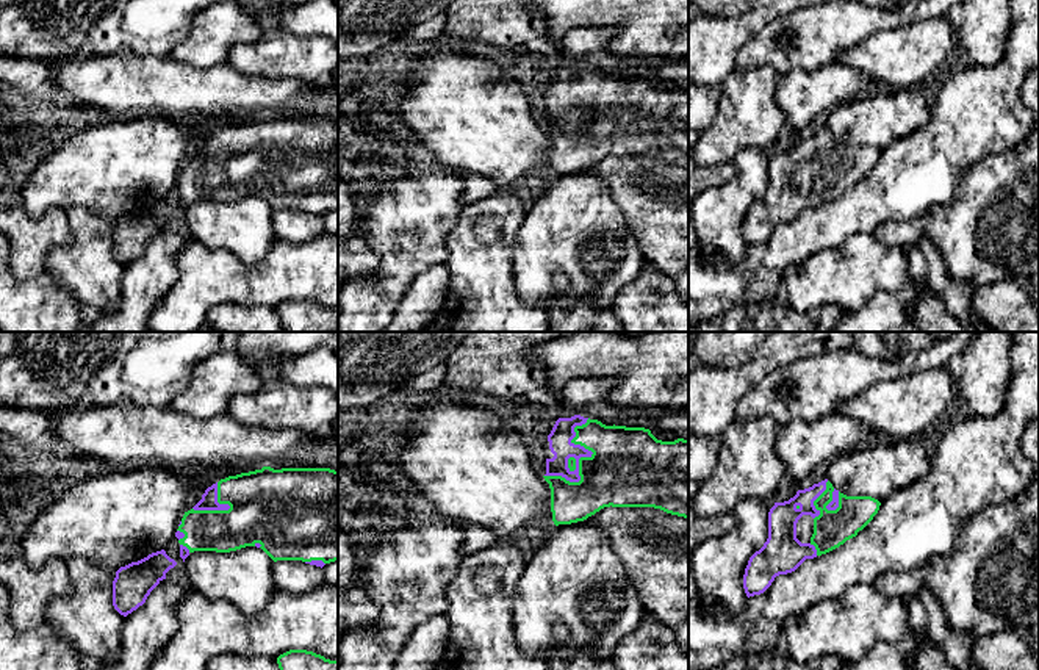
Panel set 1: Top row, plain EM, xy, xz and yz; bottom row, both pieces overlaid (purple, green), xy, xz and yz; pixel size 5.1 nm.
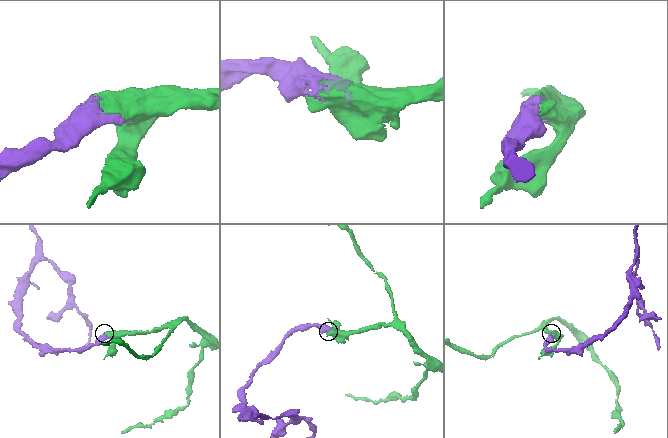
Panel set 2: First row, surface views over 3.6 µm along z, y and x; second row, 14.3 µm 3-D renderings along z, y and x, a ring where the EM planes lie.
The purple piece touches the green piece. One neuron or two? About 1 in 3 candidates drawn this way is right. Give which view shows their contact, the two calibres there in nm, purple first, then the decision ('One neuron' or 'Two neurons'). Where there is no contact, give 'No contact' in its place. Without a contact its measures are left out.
Touches purple in xz. Thickness 120 nm (purple) against 400 nm. One neuron

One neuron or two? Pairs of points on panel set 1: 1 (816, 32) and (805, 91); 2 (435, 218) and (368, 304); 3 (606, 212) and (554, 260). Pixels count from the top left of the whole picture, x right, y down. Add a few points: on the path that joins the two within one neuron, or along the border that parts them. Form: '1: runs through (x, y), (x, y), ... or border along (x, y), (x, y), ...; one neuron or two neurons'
1: border along (837, 60), (809, 71), (790, 69), (780, 75); two neurons
2: runs through (413, 240), (406, 249), (398, 271), (388, 282); one neuron
3: runs through (589, 213), (556, 243); one neuron

